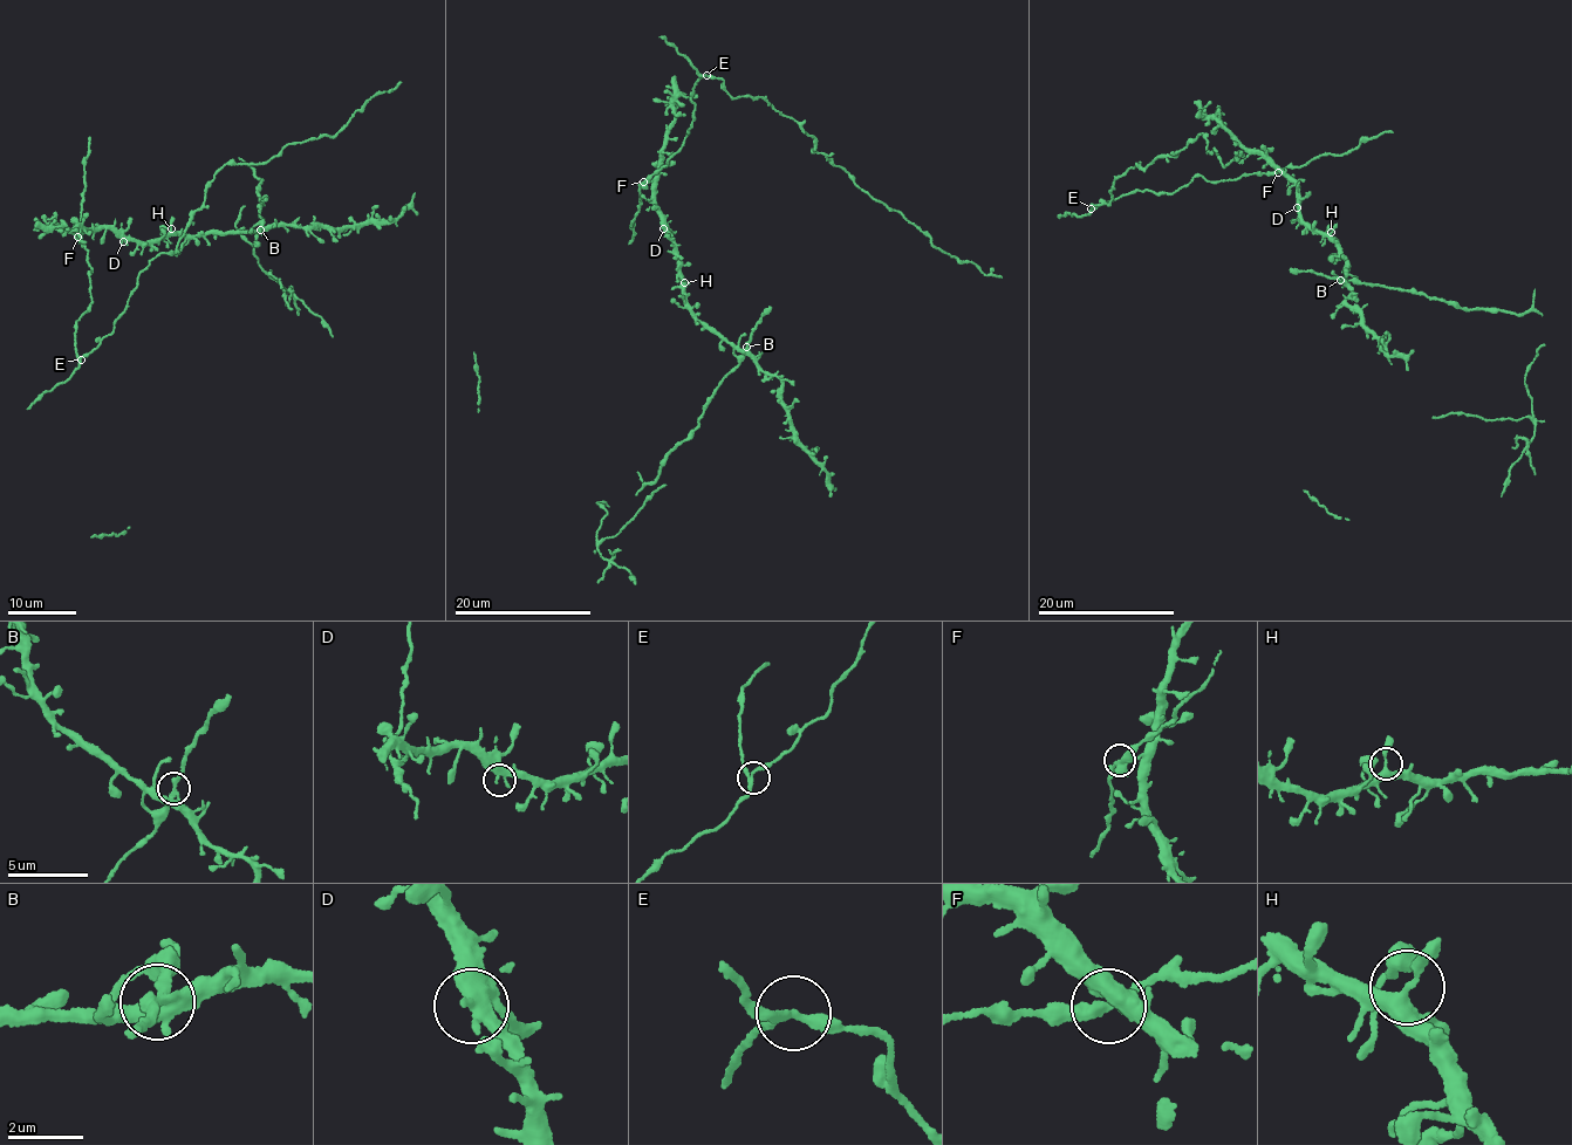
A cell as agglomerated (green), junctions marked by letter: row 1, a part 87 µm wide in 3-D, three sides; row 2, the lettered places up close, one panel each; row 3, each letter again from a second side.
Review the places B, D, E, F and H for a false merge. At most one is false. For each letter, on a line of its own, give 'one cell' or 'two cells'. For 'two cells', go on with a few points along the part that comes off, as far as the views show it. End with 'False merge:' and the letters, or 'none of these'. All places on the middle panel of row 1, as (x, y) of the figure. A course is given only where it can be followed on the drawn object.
B: two cells
D: one cell
E: one cell
F: one cell
H: one cell
False merge: B

